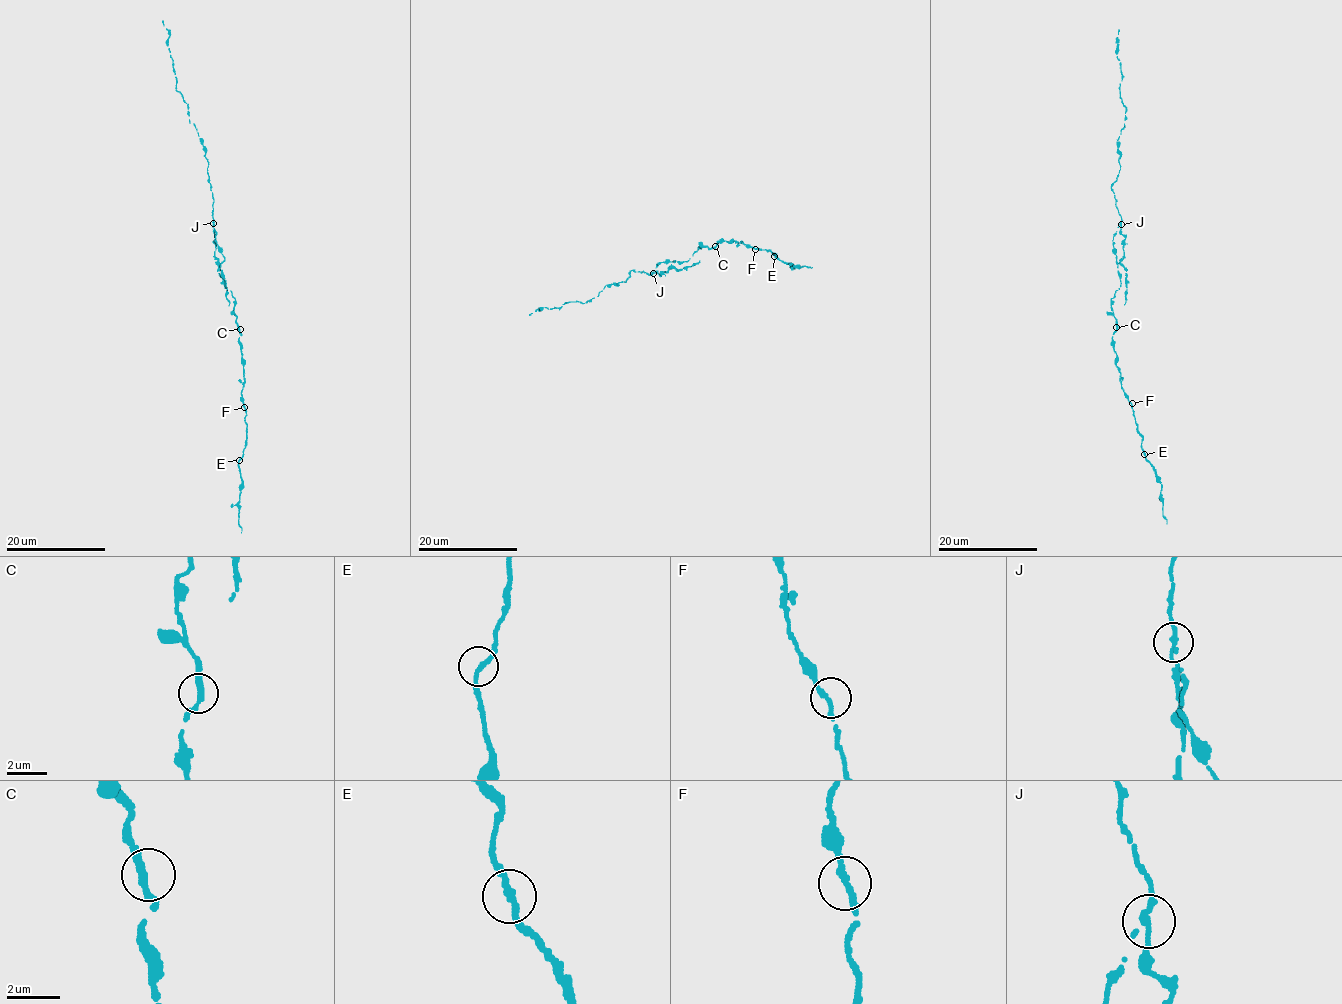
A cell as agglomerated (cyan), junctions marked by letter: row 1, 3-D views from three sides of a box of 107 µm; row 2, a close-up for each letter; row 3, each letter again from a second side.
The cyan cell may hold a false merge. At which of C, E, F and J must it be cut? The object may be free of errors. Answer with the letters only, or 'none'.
J

